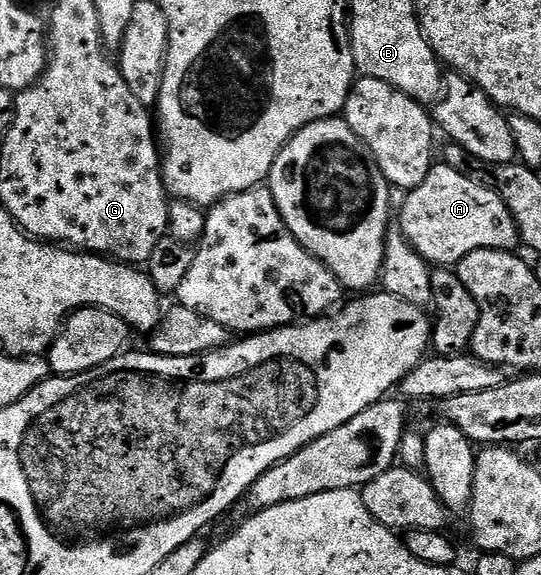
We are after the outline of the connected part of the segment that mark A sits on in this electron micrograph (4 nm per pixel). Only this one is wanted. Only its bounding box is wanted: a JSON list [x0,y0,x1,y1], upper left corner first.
[398,162,521,269]

